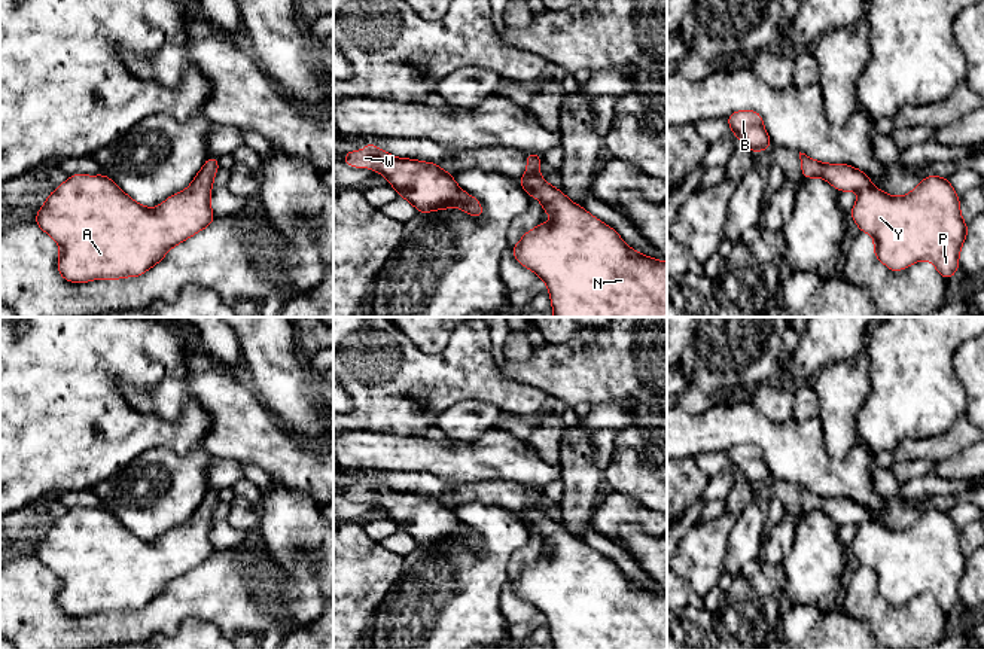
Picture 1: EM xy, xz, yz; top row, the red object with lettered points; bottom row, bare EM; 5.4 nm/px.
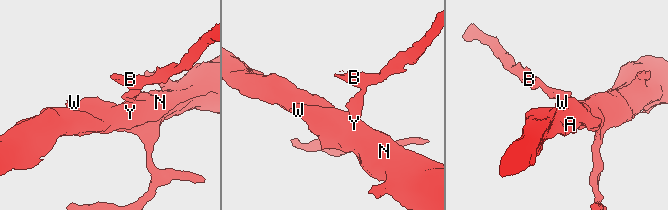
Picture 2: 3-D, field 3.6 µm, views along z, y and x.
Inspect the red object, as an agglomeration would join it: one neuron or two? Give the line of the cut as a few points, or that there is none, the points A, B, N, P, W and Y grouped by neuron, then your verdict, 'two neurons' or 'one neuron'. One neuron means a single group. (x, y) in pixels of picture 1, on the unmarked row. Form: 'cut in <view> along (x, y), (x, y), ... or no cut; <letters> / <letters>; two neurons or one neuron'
cut in xy along (189, 520), (212, 521); A N P W Y / B; two neurons

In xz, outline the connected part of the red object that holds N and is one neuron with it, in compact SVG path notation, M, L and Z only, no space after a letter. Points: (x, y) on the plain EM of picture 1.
M520 511L518 517L552 549L511 582L521 598L546 616L554 649L667 649L667 595L627 579L613 561L543 512Z

